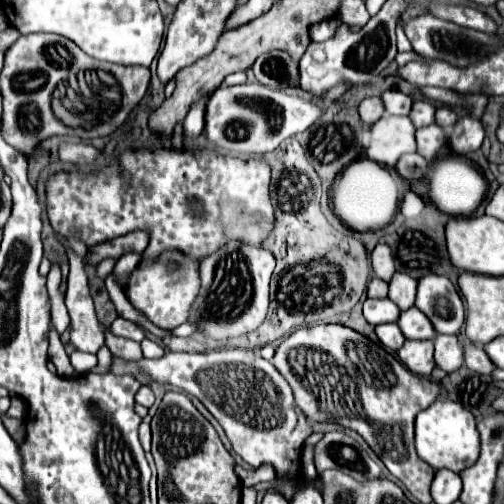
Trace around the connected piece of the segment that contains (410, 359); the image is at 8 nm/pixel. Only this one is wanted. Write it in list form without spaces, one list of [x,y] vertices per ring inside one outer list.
[[[407,340],[401,350],[397,352],[401,362],[415,374],[419,376],[431,376],[435,368],[435,358],[433,358],[433,342],[431,340]]]

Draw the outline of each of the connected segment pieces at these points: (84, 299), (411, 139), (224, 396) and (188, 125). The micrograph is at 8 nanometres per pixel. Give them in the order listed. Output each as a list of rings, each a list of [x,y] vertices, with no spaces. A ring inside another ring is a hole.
[[[67,252],[71,270],[67,276],[67,294],[65,304],[71,316],[71,344],[89,354],[97,354],[97,350],[105,344],[103,328],[99,328],[99,320],[95,316],[93,300],[89,294],[89,282],[85,274],[85,262],[79,256]]]
[[[383,116],[371,126],[371,146],[367,148],[367,158],[395,166],[403,154],[417,152],[415,126],[409,116]]]
[[[225,348],[213,352],[167,352],[155,360],[141,358],[135,362],[113,356],[109,372],[115,376],[145,374],[157,384],[171,384],[193,394],[217,418],[227,438],[231,440],[233,450],[247,464],[259,468],[263,462],[269,462],[275,466],[277,476],[291,478],[291,482],[285,482],[279,488],[287,500],[291,500],[293,492],[299,488],[299,454],[305,438],[313,430],[307,422],[299,422],[293,392],[285,378],[281,378],[281,374],[255,350]]]
[[[203,98],[201,102],[195,102],[187,114],[187,118],[183,120],[183,132],[189,140],[197,138],[203,132],[203,114],[205,114],[205,102],[207,98]]]

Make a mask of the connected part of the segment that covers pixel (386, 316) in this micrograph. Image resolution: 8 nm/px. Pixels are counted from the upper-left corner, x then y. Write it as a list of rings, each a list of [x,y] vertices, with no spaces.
[[[367,298],[363,304],[363,316],[373,326],[379,326],[385,322],[397,322],[399,314],[401,314],[399,306],[395,302],[391,302],[389,298],[383,298],[383,300]]]

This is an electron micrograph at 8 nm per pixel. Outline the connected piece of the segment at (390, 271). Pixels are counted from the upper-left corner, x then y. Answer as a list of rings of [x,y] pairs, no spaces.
[[[377,244],[373,254],[371,254],[371,264],[373,264],[373,270],[377,274],[377,278],[389,282],[393,278],[393,274],[397,272],[395,268],[395,258],[393,258],[393,252],[387,244]]]

